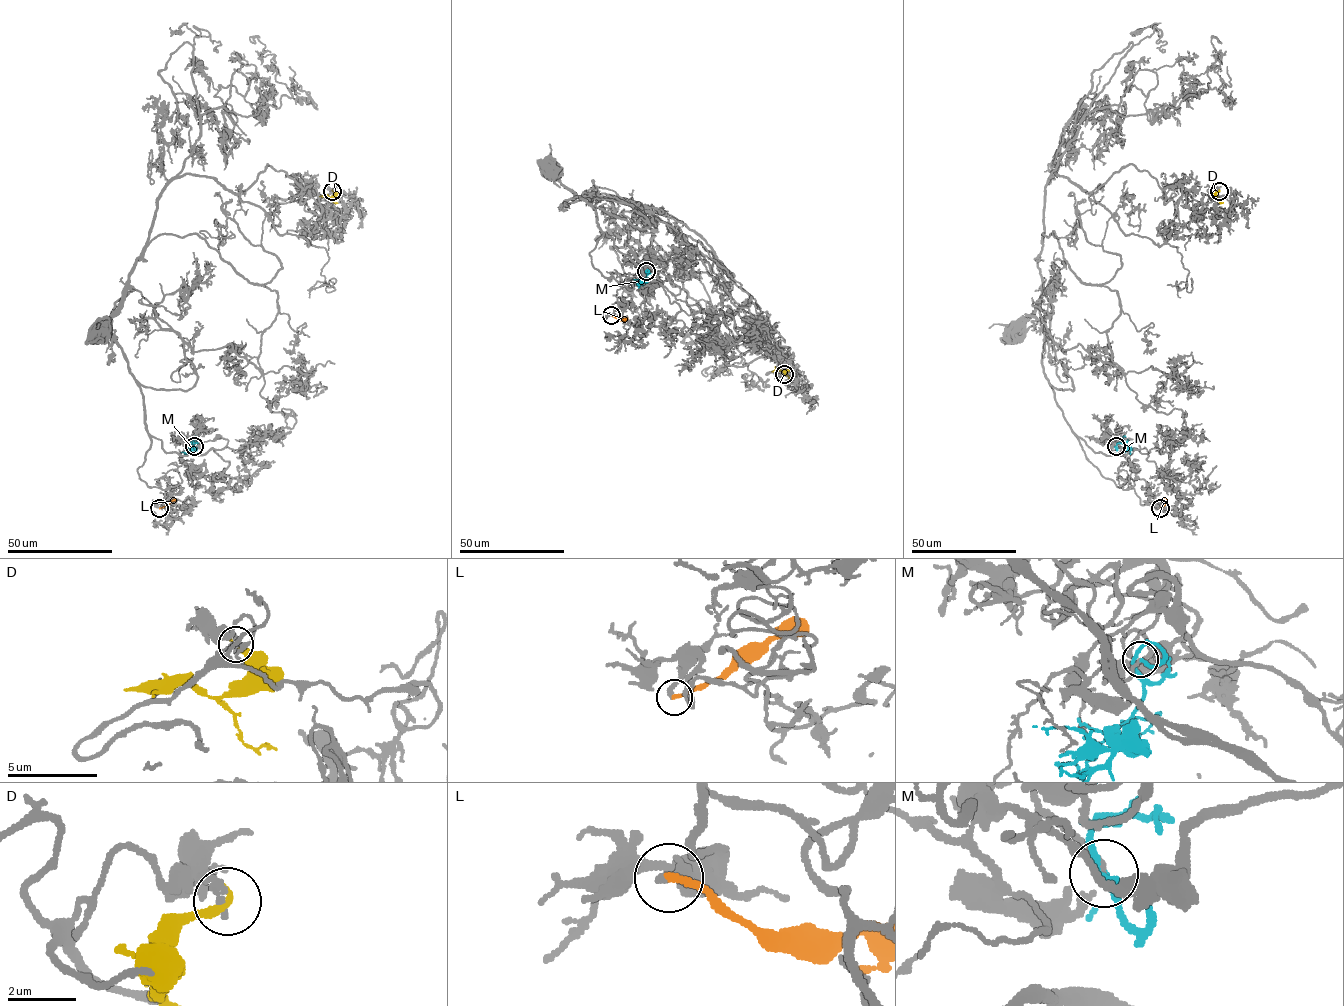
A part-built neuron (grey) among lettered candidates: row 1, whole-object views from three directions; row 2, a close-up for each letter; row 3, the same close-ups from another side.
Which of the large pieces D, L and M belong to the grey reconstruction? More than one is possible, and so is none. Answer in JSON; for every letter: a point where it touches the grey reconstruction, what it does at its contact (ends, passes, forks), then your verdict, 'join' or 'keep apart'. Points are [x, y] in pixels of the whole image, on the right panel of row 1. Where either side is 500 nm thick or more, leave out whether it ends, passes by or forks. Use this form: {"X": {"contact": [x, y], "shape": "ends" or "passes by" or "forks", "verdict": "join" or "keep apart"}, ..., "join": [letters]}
{"D": {"contact": [1219, 191], "shape": "ends", "verdict": "keep apart"}, "L": {"contact": [1160, 508], "shape": "ends", "verdict": "keep apart"}, "M": {"contact": [1116, 446], "shape": "ends", "verdict": "join"}, "join": ["M"]}

